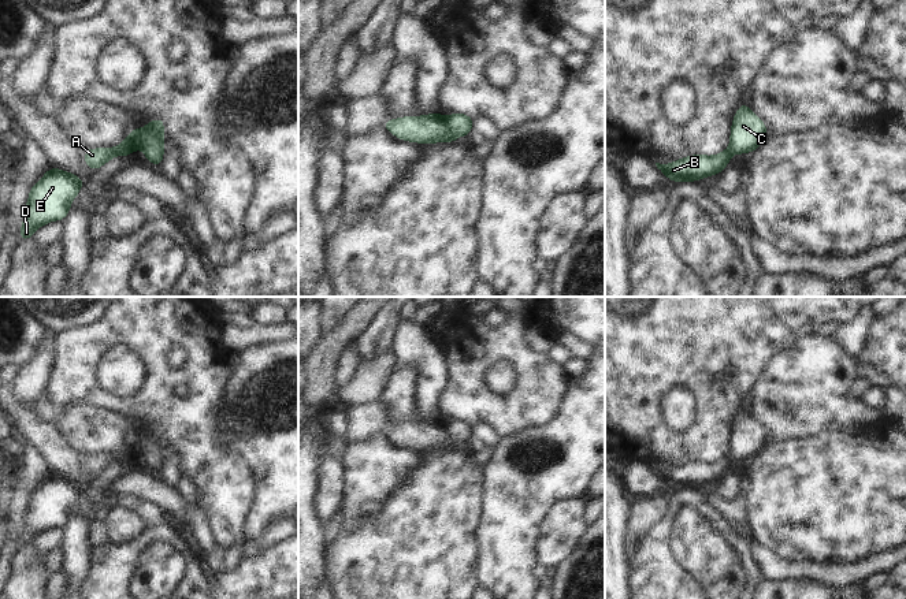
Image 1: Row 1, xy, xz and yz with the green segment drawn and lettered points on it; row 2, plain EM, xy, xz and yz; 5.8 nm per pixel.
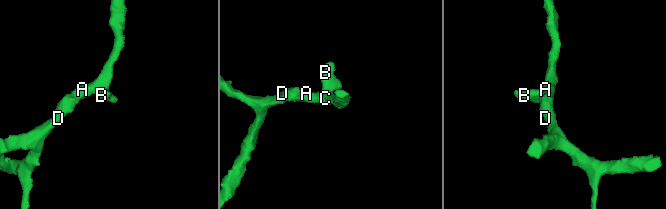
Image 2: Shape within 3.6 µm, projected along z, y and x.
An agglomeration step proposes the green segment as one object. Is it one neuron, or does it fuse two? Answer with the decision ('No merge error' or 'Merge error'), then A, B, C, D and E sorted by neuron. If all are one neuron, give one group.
No merge error. Groups: A B C D E

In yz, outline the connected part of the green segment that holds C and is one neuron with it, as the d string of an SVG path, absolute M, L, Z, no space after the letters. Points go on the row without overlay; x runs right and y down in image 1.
M742 409L734 421L731 432L729 453L714 462L691 461L675 466L671 470L656 469L657 475L673 488L695 488L698 485L720 480L731 466L734 460L754 458L766 442L765 429Z

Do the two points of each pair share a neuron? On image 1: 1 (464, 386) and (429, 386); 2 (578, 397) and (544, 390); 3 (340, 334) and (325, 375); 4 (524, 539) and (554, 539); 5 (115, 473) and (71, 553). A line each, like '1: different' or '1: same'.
1: different
2: different
3: same
4: different
5: same

